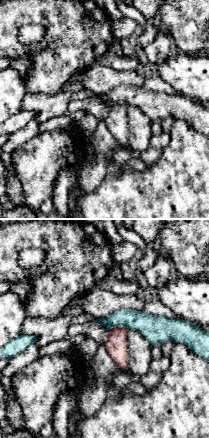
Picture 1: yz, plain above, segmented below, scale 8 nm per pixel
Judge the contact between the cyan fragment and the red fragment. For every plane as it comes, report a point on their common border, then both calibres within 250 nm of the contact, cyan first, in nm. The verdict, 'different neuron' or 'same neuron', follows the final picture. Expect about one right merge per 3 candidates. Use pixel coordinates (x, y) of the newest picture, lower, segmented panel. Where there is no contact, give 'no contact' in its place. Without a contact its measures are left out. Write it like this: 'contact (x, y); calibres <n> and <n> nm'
contact (118, 325); calibres 180 and 180 nm

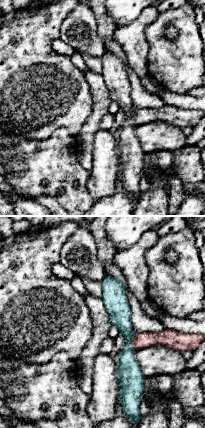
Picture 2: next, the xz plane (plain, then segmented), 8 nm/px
contact (132, 341); calibres 190 and 130 nm

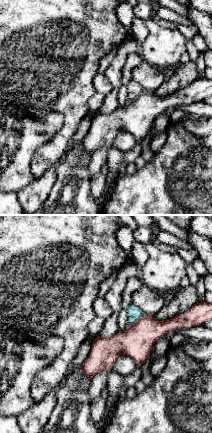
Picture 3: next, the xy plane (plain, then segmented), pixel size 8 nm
contact (136, 320); calibres 110 and 280 nm

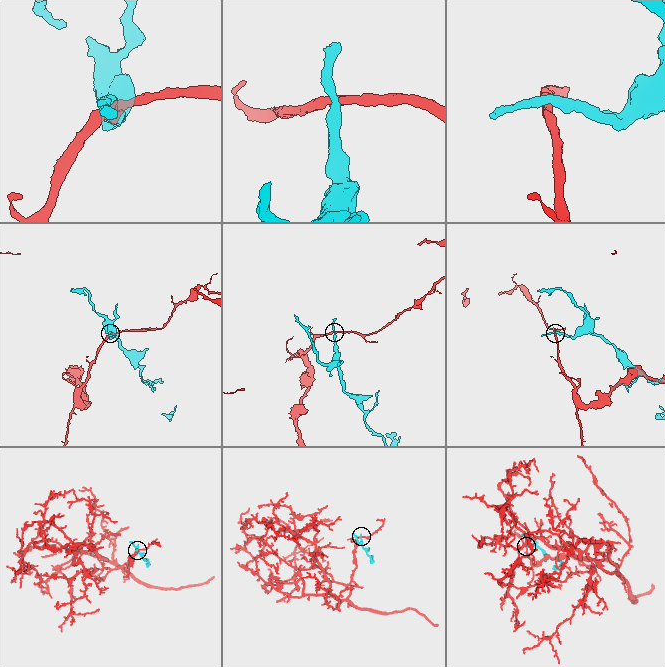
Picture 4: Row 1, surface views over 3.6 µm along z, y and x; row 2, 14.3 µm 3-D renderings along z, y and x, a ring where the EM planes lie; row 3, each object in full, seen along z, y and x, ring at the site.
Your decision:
different neuron

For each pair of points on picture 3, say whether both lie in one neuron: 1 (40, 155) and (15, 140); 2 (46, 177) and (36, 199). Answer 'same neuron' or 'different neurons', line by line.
1: different neurons
2: same neuron

